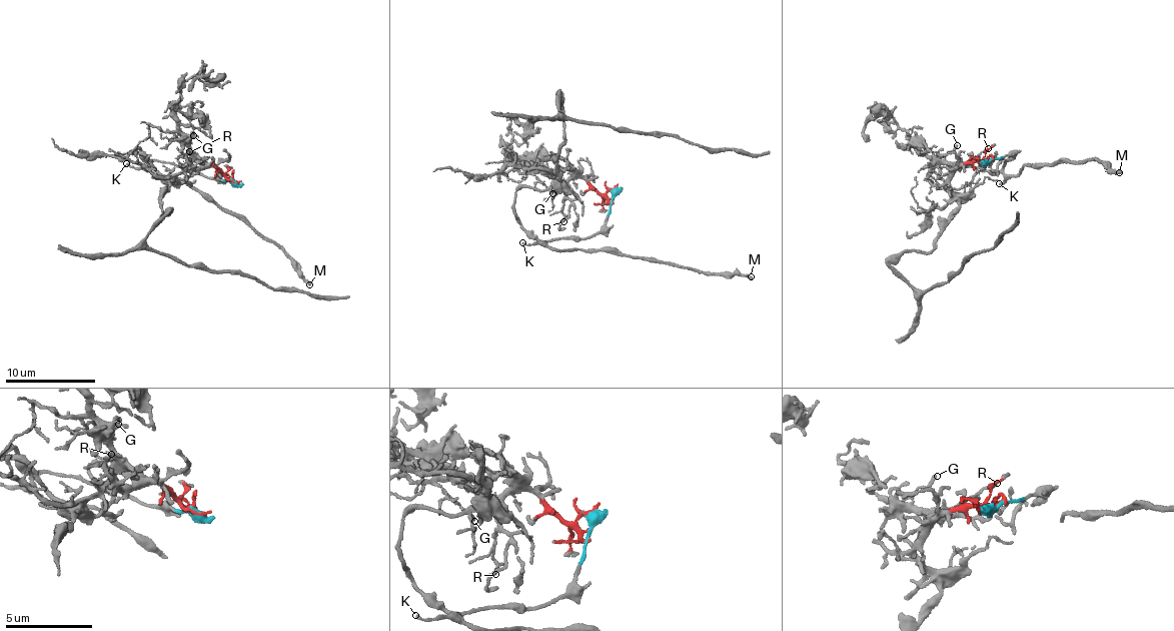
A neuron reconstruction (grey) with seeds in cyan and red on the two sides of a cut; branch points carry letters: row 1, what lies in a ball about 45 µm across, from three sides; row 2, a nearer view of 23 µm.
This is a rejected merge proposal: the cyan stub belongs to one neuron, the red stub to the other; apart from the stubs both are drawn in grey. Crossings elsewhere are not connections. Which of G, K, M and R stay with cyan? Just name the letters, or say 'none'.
K, M

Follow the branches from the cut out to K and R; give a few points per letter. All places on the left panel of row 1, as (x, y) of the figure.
K: (233, 181), (219, 180), (162, 161), (152, 161), (143, 168), (126, 163)
R: (233, 181), (212, 165), (194, 161), (188, 154), (189, 151)

